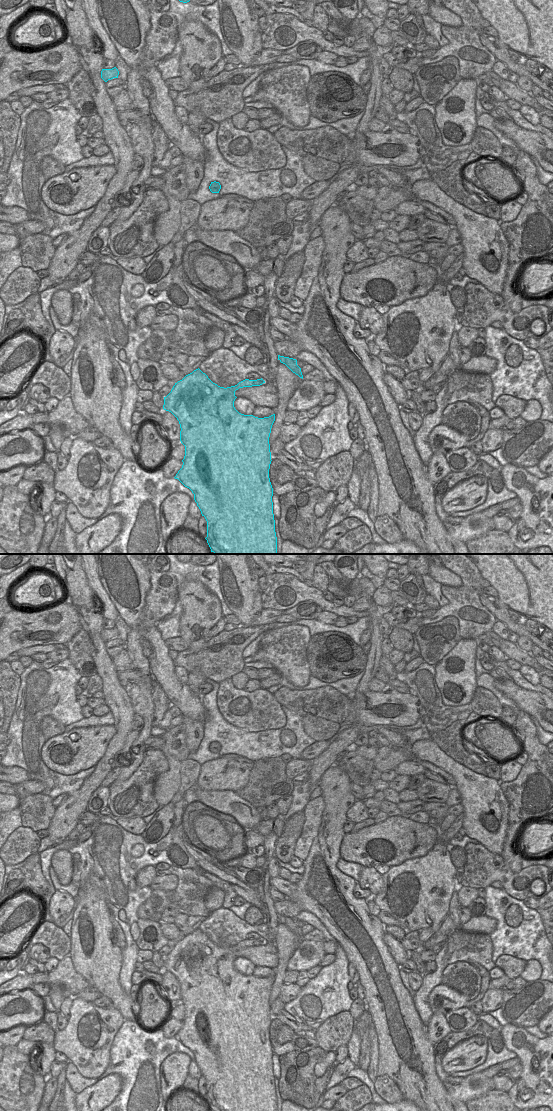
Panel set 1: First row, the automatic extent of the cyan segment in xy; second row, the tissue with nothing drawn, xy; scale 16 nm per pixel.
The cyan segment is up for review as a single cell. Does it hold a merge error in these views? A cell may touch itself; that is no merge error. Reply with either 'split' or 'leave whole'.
leave whole

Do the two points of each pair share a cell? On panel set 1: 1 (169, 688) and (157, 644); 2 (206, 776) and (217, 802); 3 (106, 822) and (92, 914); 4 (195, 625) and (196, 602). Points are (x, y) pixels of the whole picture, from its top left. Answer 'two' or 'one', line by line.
1: one
2: two
3: two
4: one

